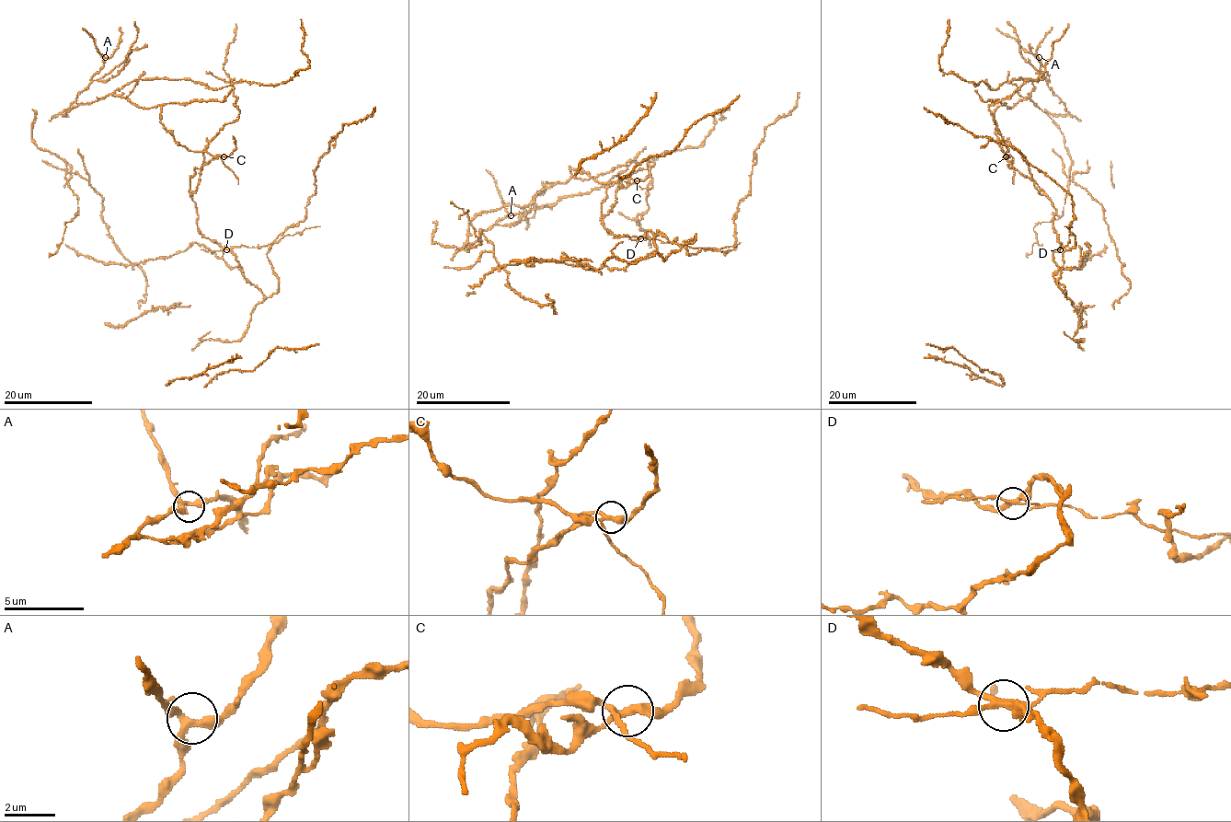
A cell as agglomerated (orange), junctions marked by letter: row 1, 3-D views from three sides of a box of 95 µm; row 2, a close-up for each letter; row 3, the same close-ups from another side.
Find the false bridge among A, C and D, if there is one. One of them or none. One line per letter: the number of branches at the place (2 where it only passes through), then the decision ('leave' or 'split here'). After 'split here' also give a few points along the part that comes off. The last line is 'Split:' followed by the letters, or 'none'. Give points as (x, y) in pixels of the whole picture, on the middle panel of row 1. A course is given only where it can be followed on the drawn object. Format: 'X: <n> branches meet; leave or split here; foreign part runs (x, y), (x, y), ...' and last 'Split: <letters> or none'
A: 3 branches meet; leave
C: 4 branches meet; leave
D: 4 branches meet; split here; foreign part runs (639, 237), (659, 239), (664, 243), (676, 241), (713, 251), (741, 243)
Split: D

